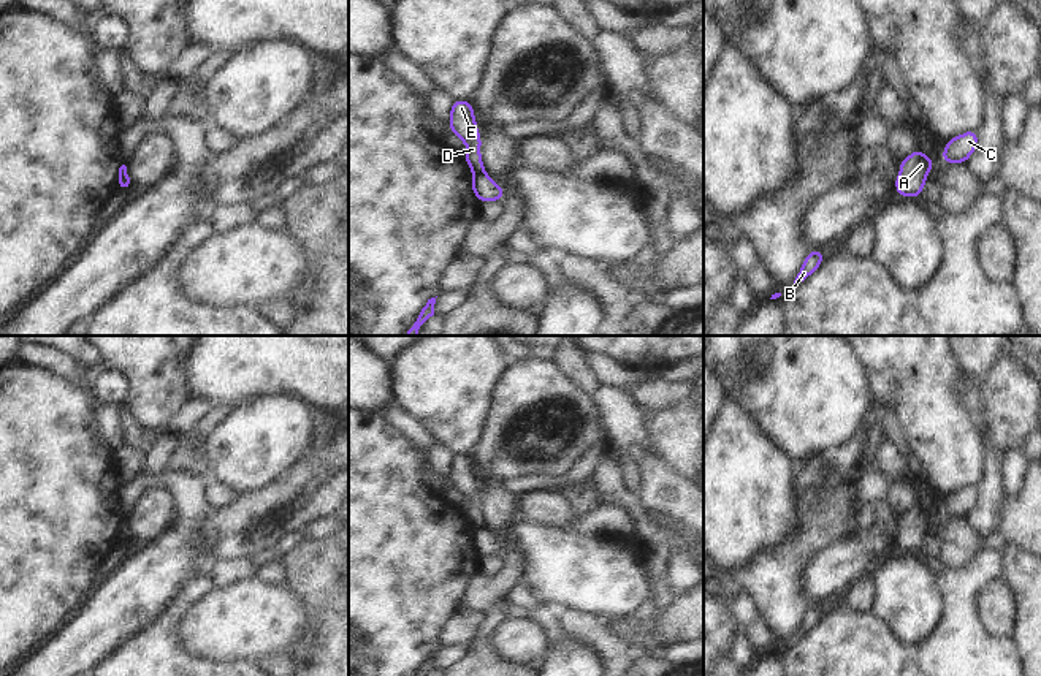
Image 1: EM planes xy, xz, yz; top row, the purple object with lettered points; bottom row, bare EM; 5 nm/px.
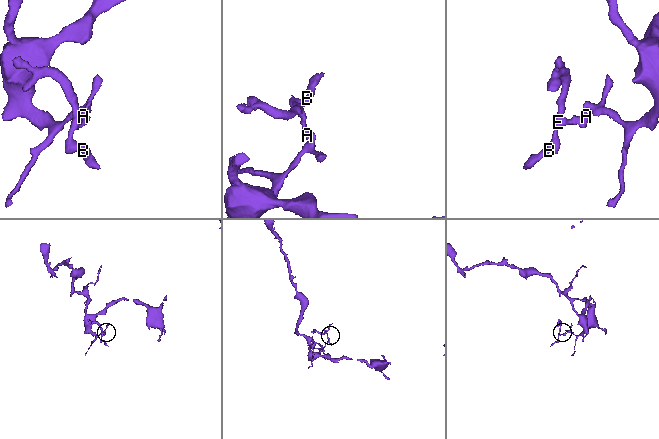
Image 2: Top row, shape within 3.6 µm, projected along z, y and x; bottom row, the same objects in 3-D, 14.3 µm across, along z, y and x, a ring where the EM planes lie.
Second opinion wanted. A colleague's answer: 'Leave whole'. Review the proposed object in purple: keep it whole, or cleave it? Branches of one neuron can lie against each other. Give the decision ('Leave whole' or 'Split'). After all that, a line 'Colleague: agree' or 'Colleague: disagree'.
Split.
Colleague: disagree

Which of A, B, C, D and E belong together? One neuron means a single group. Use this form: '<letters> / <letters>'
A C / B D E

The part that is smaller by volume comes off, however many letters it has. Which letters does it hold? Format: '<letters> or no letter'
B, D, E

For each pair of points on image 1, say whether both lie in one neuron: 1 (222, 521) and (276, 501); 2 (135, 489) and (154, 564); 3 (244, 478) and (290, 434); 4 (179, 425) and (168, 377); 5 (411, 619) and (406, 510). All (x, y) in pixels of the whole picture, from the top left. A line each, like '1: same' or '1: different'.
1: same
2: different
3: same
4: different
5: same

